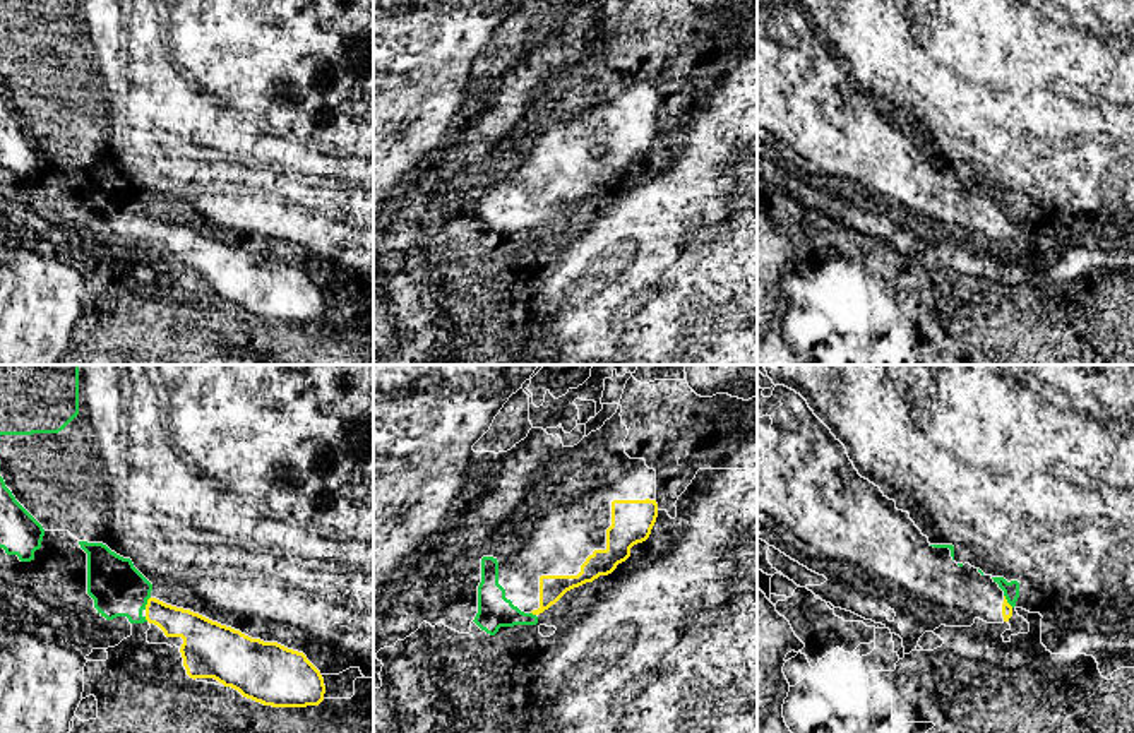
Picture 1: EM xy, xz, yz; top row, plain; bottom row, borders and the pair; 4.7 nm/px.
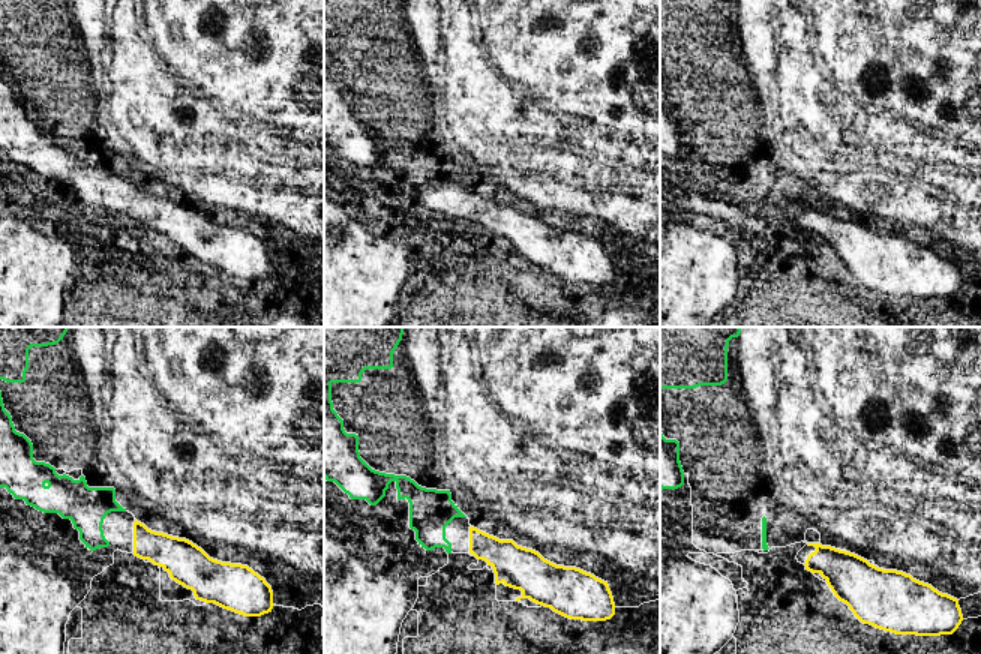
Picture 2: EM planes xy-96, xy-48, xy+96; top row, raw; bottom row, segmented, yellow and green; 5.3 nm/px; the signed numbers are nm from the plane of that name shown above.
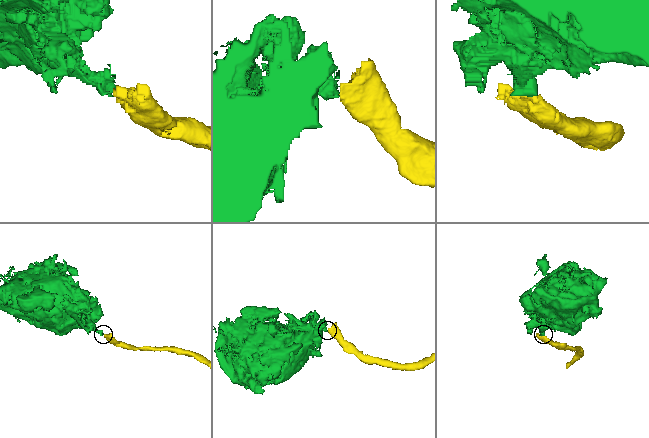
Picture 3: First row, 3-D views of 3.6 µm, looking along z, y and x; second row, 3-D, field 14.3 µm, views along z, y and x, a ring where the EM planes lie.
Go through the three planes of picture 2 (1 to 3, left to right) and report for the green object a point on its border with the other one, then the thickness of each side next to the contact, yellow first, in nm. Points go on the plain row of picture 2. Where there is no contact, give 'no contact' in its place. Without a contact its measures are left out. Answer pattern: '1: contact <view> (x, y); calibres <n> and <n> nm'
1: no contact
2: no contact
3: no contact

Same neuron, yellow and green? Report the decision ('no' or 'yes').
yes

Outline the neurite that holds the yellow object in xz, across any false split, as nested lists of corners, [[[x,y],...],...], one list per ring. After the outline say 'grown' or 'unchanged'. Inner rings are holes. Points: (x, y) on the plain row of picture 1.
[[[613,116],[606,164],[594,166],[577,192],[541,192],[540,224],[531,229],[521,228],[505,214],[505,206],[498,200],[497,175],[483,173],[478,229],[473,238],[490,252],[495,252],[500,243],[536,241],[538,231],[555,221],[567,207],[593,199],[600,192],[608,192],[618,180],[625,178],[630,173],[630,164],[649,154],[656,134],[656,116]]] | grown

